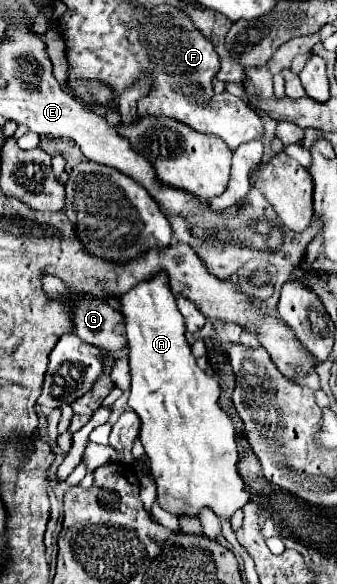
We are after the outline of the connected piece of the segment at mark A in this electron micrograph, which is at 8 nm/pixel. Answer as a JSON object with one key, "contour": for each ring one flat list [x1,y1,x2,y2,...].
{"contour":[[159,271,153,279,137,283,131,291,119,297,121,315,127,335,129,367,131,367,131,395,129,407,141,419,139,439,145,447,147,463,157,483,157,499,163,509,181,515,199,515,203,505,211,507,219,517,231,517,249,501,245,483,237,471,237,445,235,427,227,413,219,407,221,387,215,379,207,377,203,369,195,363,191,347,185,339,185,319,177,309,175,293,169,287,169,277]]}

